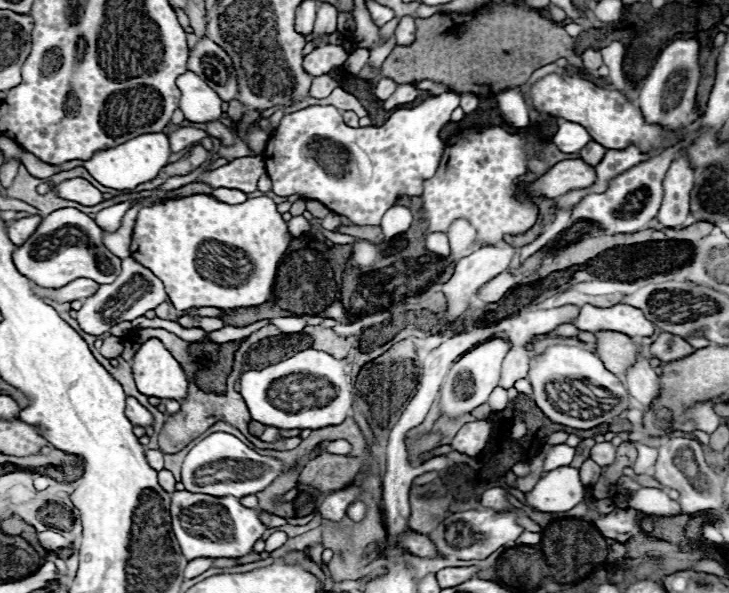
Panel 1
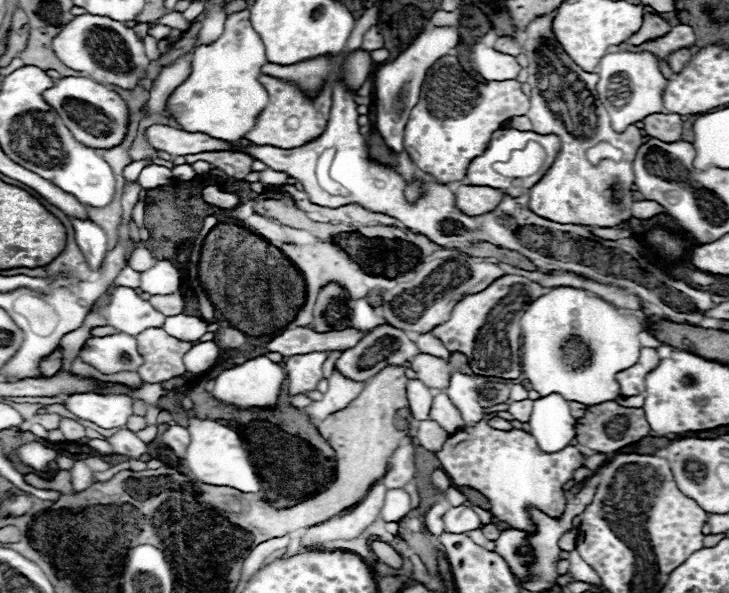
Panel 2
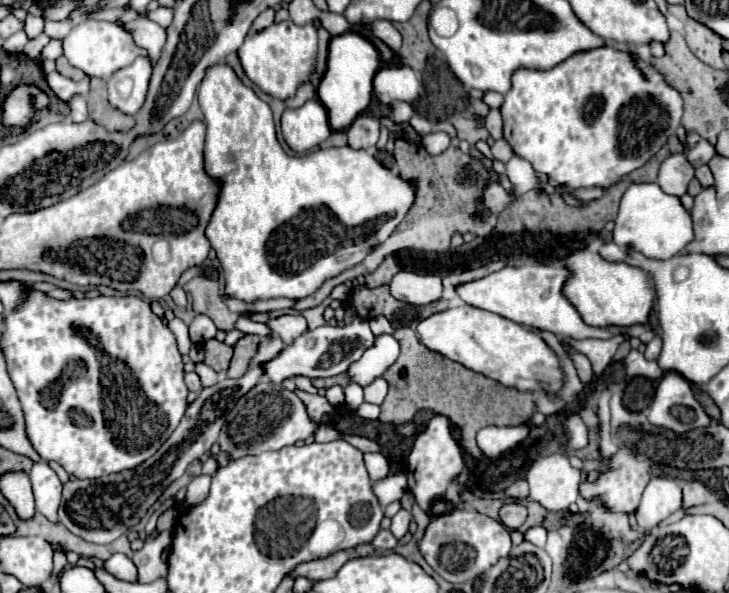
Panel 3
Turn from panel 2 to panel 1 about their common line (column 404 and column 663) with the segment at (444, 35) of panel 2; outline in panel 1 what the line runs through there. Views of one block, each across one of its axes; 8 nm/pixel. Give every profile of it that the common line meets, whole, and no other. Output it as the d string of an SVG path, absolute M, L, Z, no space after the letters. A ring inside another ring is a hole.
M696 38L670 42L658 54L650 74L642 80L640 108L644 112L644 118L670 130L688 126L692 122L690 116L694 112L698 82L700 82L700 42Z

